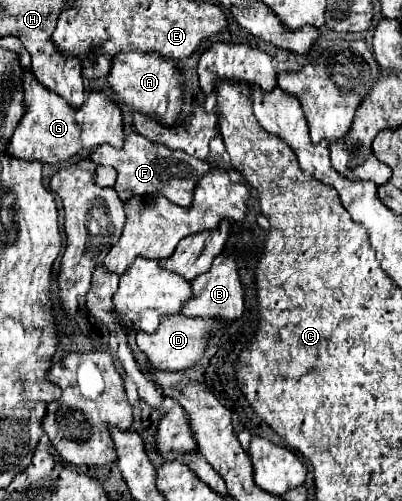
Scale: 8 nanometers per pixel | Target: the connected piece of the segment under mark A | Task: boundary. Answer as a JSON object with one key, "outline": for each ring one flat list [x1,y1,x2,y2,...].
{"outline":[[121,53,113,57,111,71,107,75,109,87,115,93,117,99,133,107,135,111,158,119,168,127,175,125,175,119,181,111,183,99,181,99,181,89,183,89,183,77,175,69,175,63,159,57,159,55,145,55,145,53]]}

